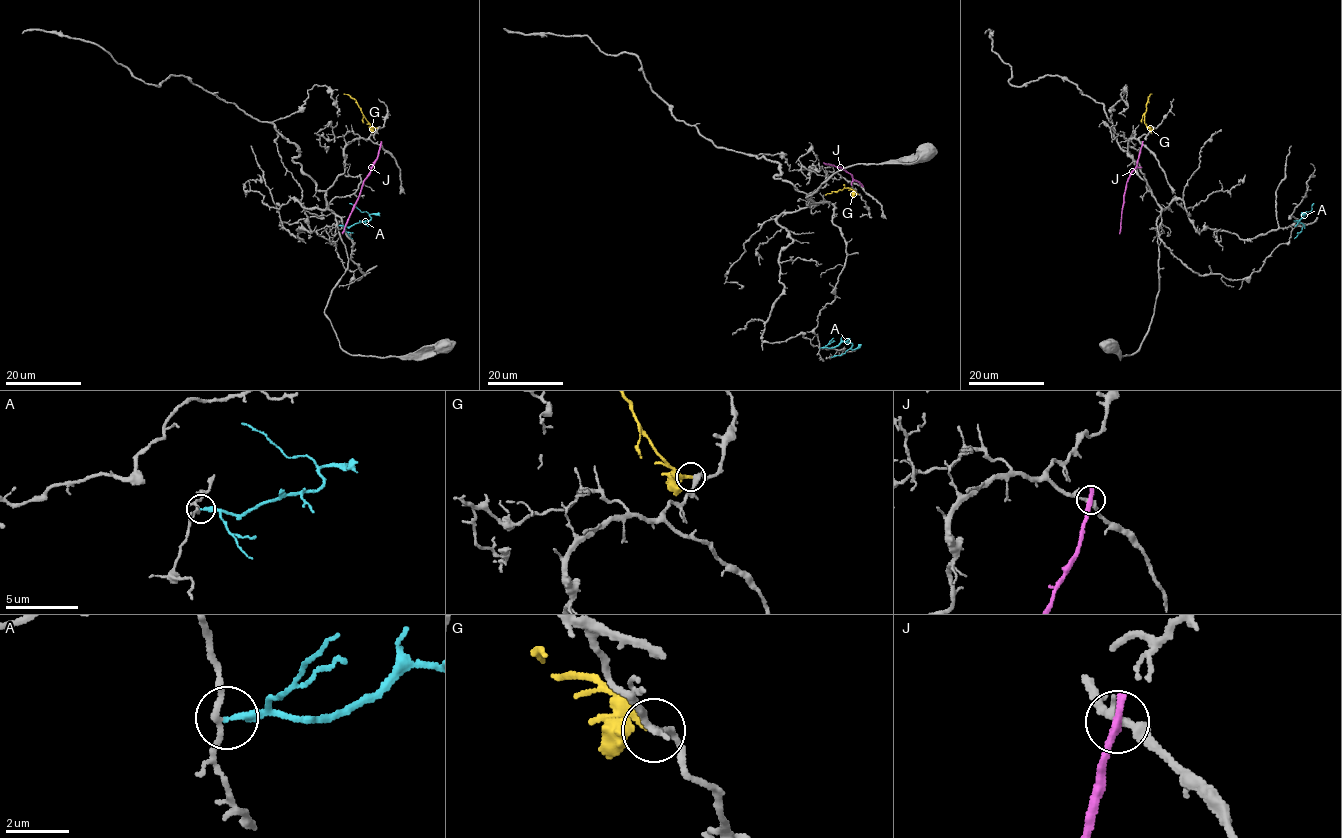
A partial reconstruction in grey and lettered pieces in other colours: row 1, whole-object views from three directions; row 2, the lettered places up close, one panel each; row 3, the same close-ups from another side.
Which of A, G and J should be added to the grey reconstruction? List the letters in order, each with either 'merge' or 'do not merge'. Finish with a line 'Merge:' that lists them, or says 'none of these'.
A: do not merge
G: merge
J: do not merge
Merge: G

